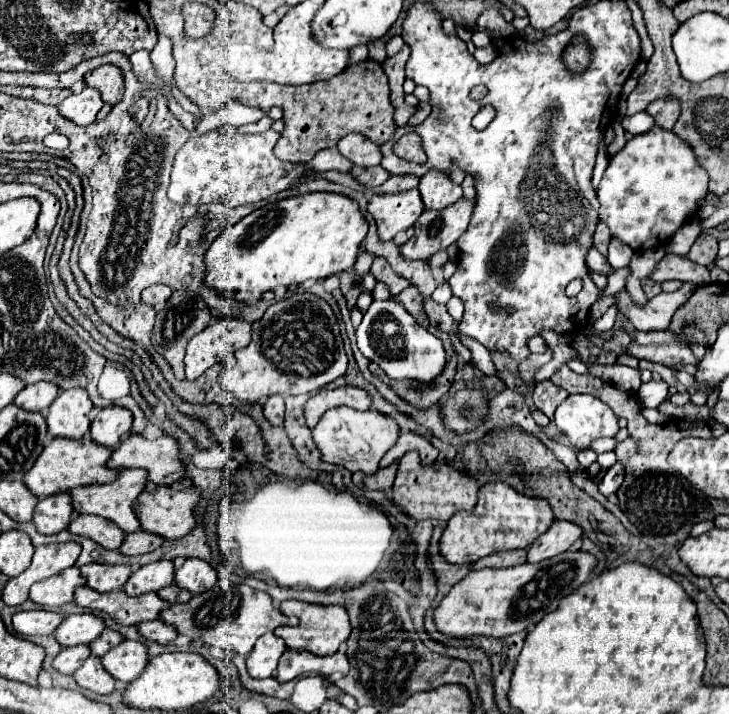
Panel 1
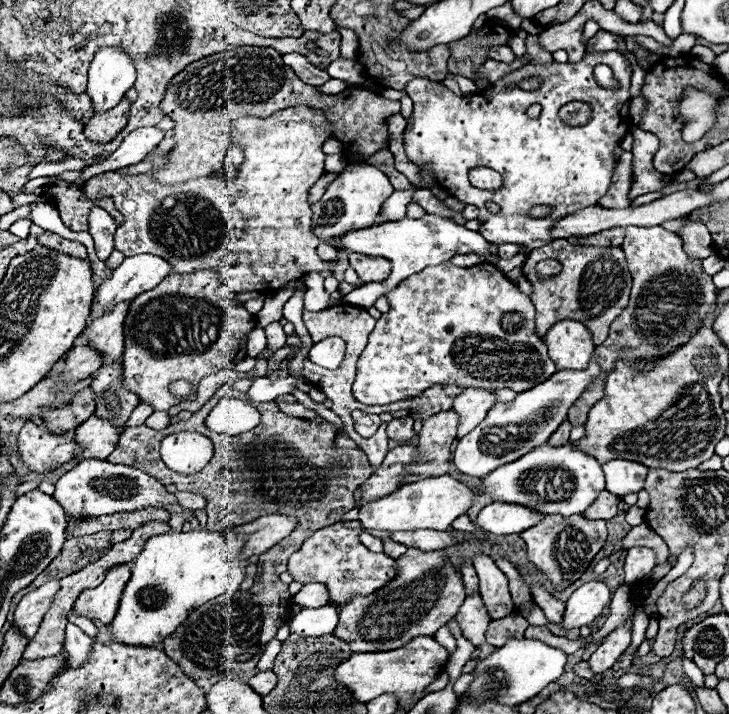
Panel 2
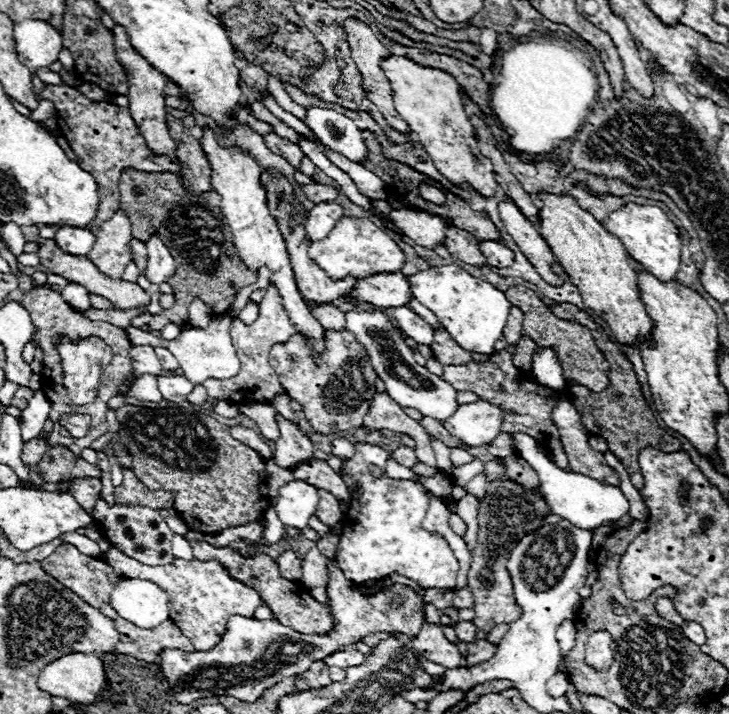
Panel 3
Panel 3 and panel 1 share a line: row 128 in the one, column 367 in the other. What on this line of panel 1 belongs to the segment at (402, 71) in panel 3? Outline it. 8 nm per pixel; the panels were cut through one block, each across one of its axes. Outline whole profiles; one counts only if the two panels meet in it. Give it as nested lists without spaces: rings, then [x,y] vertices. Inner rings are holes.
[[[346,406],[328,410],[320,418],[320,422],[312,428],[312,440],[322,454],[322,460],[342,466],[342,468],[350,470],[352,474],[354,472],[374,474],[378,470],[380,458],[394,446],[398,436],[400,436],[398,424],[390,416],[384,416],[376,410],[358,412],[358,410],[346,408]]]

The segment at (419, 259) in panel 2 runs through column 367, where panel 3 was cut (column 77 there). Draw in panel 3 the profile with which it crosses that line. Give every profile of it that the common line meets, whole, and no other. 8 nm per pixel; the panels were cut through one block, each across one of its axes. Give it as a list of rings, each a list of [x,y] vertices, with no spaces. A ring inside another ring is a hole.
[[[62,226],[58,228],[54,242],[70,254],[88,254],[94,246],[94,234],[88,228],[72,228],[72,226]],[[70,282],[60,294],[62,294],[62,298],[70,306],[74,306],[78,310],[90,310],[92,308],[92,304],[90,304],[90,292],[86,292],[86,288],[80,286],[80,284],[76,284],[76,282]]]

